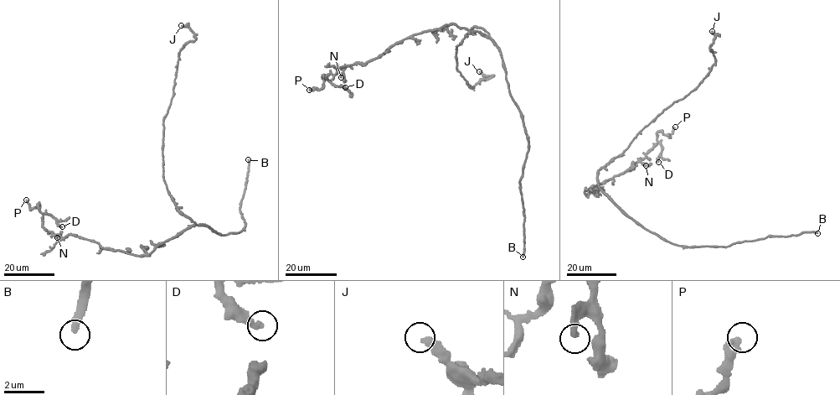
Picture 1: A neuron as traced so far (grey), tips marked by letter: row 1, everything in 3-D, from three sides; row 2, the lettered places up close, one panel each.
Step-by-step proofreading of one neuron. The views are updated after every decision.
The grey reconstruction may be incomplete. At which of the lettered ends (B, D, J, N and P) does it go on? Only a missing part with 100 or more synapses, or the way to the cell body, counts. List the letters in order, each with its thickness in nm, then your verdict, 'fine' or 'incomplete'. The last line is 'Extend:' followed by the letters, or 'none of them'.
B: 240 nm | incomplete
D: 280 nm | fine
J: 360 nm | fine
N: 360 nm | fine
P: 400 nm | fine
Extend: B

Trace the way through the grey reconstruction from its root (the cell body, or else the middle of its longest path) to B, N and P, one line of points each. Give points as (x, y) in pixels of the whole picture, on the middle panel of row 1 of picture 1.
B: (490, 38), (502, 59), (508, 90), (520, 114), (528, 141), (520, 181), (524, 211), (523, 257)
N: (490, 38), (453, 24), (425, 30), (396, 42), (364, 63), (348, 65), (341, 77)
P: (490, 38), (453, 24), (423, 31), (364, 63), (347, 65), (327, 79), (323, 75), (322, 88), (309, 90)

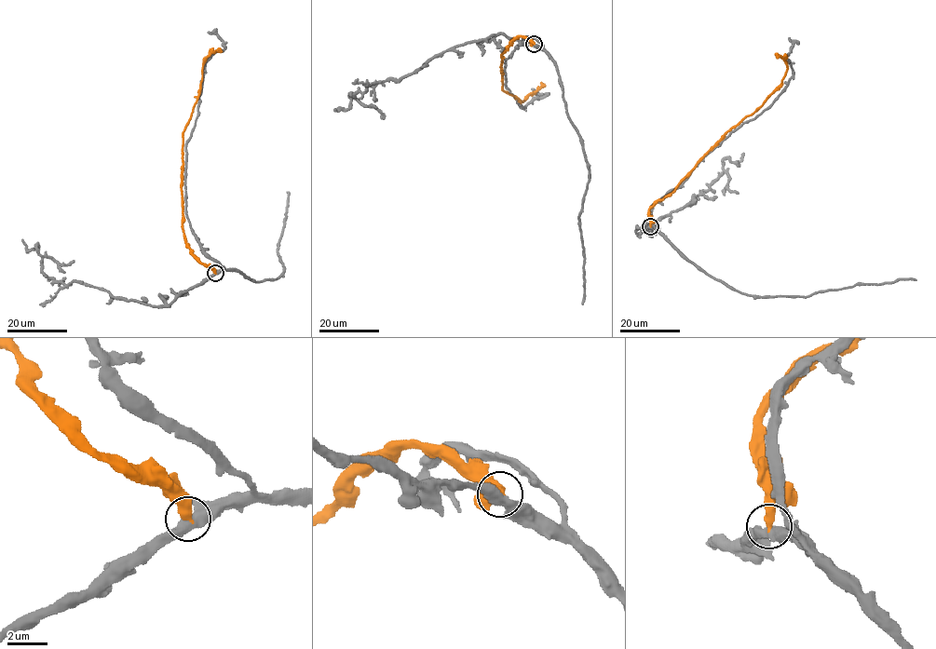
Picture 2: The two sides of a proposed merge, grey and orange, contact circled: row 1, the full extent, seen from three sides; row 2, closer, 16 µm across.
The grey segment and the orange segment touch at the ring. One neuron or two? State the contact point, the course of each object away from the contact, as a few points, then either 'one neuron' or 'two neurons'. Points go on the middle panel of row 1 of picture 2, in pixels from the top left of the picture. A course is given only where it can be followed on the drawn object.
(534, 44) | grey via (534, 44), (556, 67), (562, 97), (589, 170), (579, 218), (584, 251), (582, 304) | orange via (534, 44), (519, 36), (504, 50), (501, 55), (503, 90), (521, 101), (544, 84) | two neurons

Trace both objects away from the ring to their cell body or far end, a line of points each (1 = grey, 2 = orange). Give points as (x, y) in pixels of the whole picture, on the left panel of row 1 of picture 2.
1: (215, 273), (232, 268), (257, 282), (278, 277), (283, 272), (278, 250), (285, 222), (288, 192)
2: (215, 273), (199, 263), (185, 241), (183, 225), (183, 142), (200, 85), (203, 59), (221, 48)

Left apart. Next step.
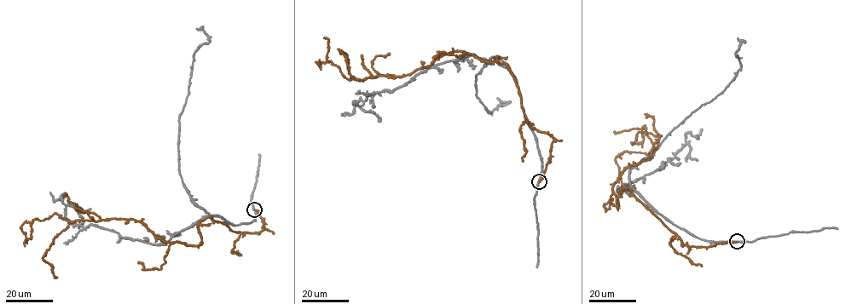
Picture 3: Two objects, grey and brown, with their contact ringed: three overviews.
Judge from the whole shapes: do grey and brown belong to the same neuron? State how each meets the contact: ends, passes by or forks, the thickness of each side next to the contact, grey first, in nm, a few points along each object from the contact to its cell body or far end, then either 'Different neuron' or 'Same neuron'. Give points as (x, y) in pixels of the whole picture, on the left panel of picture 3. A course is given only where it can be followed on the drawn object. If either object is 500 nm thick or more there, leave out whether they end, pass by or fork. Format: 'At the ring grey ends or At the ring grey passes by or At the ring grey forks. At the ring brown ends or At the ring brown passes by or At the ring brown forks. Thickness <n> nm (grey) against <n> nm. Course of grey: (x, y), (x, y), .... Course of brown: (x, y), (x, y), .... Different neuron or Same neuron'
At the ring grey passes by. At the ring brown ends. Thickness 300 nm (grey) against 280 nm. Course of grey: (254, 209), (251, 222), (232, 225), (195, 205), (180, 175), (179, 115), (193, 53), (209, 41), (196, 28). Course of brown: (254, 209), (264, 230), (209, 217), (197, 245), (133, 219), (71, 221), (43, 258), (57, 277). Different neuron

